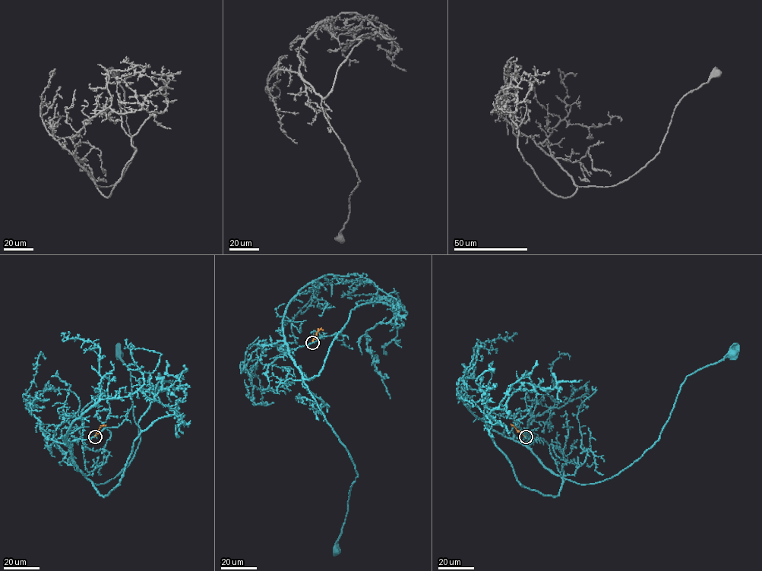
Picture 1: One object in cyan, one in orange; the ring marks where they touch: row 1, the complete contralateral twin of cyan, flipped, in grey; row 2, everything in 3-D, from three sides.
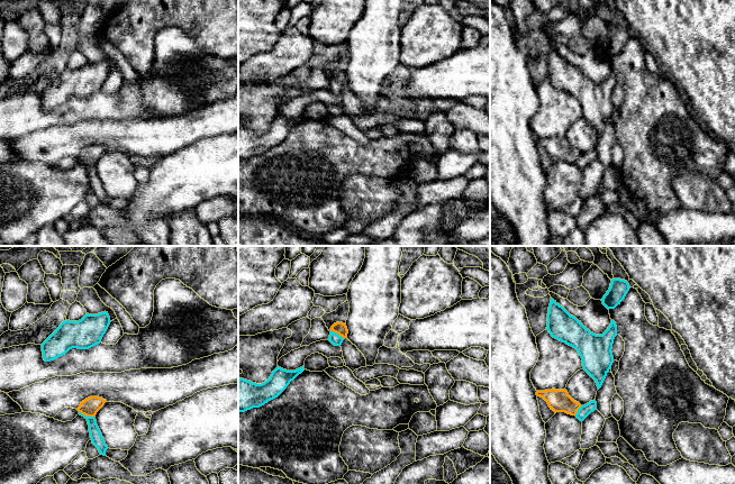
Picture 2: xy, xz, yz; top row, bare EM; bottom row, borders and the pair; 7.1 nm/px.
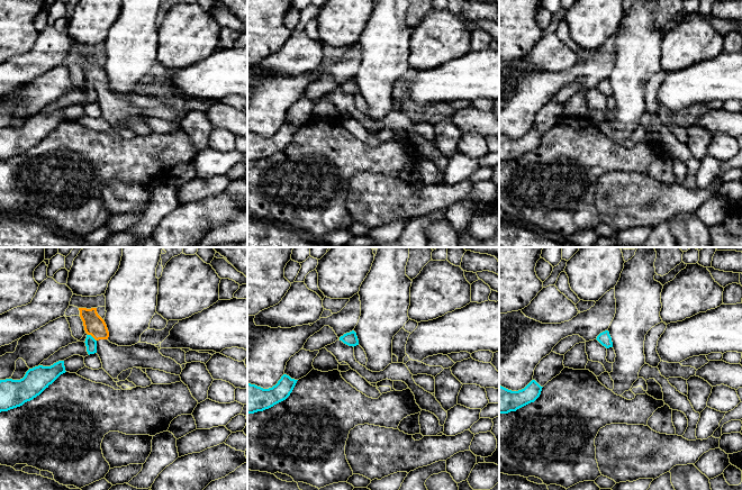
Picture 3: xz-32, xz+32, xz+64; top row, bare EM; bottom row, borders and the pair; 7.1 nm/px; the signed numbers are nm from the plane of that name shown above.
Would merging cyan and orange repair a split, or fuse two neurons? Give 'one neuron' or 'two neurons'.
two neurons

